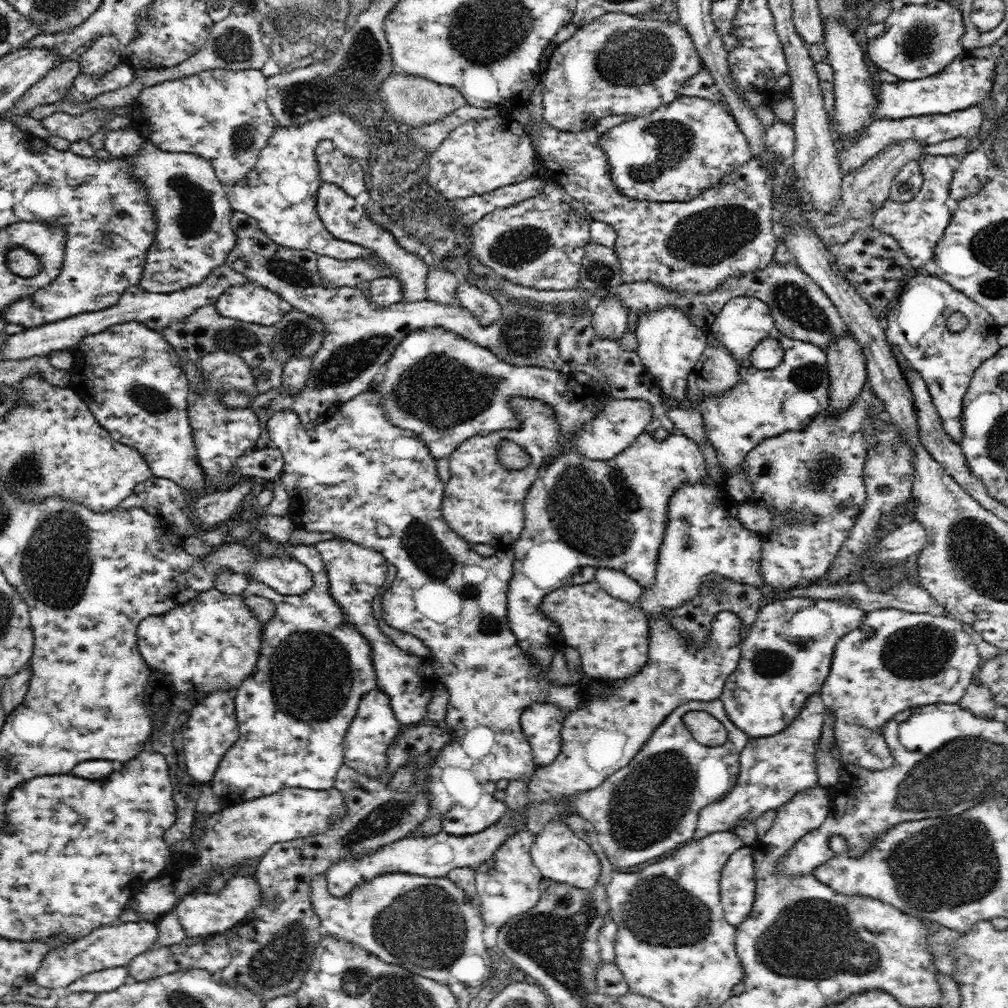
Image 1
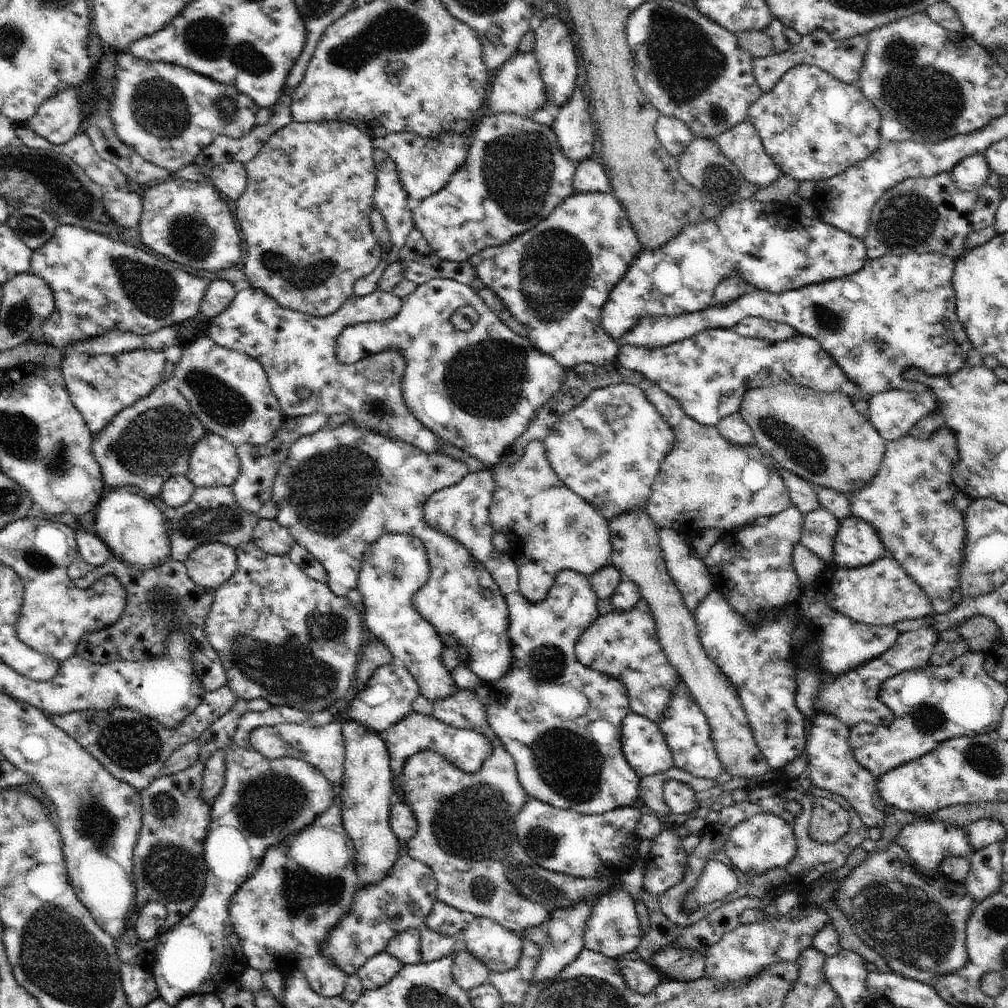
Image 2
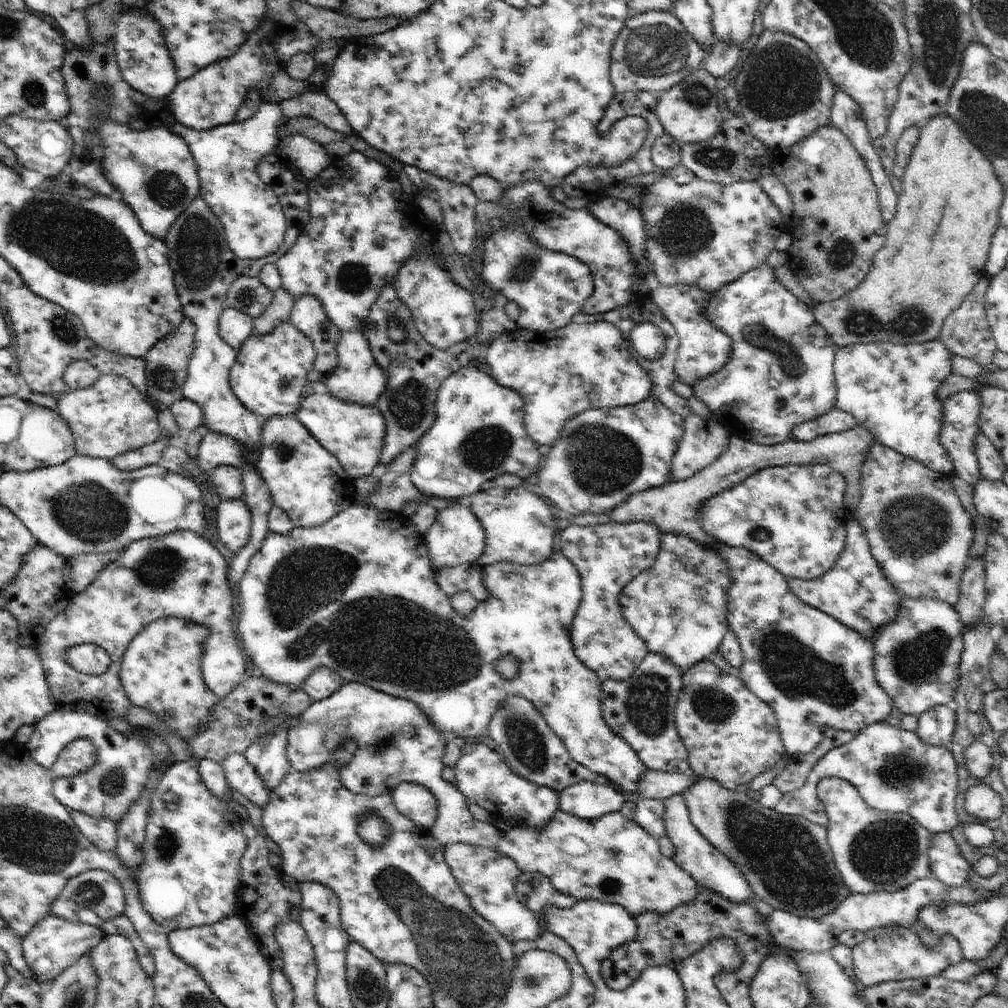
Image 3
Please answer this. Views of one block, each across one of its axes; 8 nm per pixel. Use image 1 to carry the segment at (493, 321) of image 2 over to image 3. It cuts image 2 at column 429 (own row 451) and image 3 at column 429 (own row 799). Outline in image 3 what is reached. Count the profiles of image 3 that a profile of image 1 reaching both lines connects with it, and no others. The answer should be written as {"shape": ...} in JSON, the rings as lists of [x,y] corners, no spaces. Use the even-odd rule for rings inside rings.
{"shape":[[[468,365],[449,376],[438,388],[436,420],[418,441],[416,460],[410,473],[413,491],[420,496],[460,500],[481,490],[481,486],[503,474],[527,479],[540,470],[543,456],[524,426],[524,398],[516,390],[500,386],[492,374],[476,365]]]}

